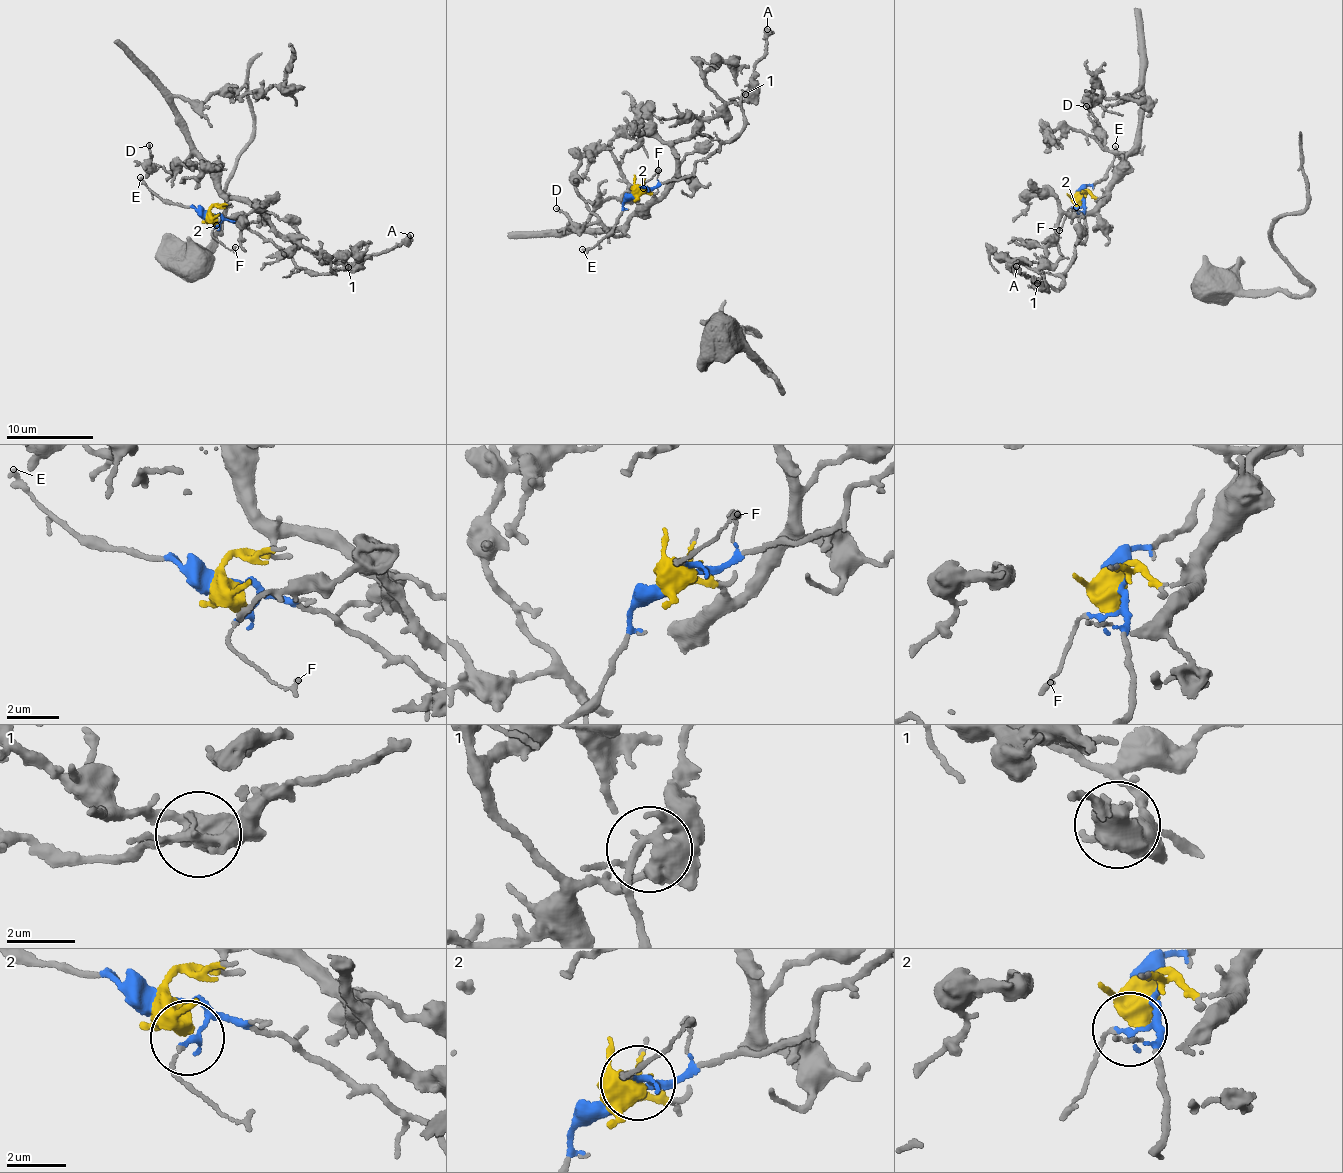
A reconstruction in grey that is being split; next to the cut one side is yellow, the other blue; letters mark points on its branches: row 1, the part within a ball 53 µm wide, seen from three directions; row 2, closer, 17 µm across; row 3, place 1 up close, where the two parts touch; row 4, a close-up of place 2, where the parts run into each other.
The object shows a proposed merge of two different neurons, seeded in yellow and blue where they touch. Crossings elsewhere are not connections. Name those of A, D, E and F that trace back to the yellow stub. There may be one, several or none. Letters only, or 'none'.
D

